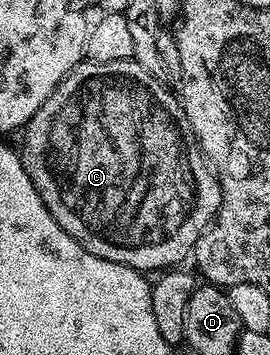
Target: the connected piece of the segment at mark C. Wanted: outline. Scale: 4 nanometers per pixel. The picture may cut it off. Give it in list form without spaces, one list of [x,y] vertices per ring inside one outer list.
[[[85,59],[80,65],[76,65],[70,73],[55,87],[53,94],[45,100],[43,107],[35,111],[35,115],[24,126],[25,142],[19,145],[21,162],[31,179],[35,183],[35,191],[43,199],[47,211],[91,255],[107,259],[111,263],[123,263],[132,269],[150,271],[165,271],[170,267],[177,267],[182,264],[184,257],[188,258],[197,246],[197,240],[202,237],[205,230],[213,224],[217,213],[221,209],[221,183],[217,174],[213,172],[210,164],[201,152],[201,145],[193,134],[191,123],[183,111],[178,94],[161,86],[162,82],[151,76],[146,69],[139,67],[135,60],[116,61],[115,63],[95,63]]]

